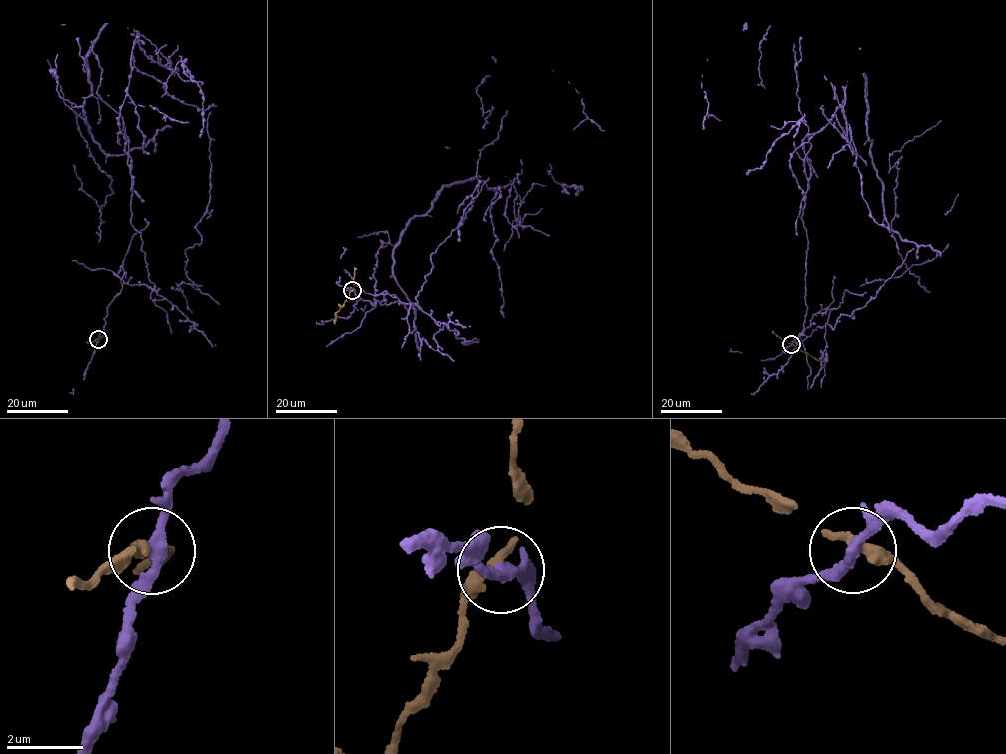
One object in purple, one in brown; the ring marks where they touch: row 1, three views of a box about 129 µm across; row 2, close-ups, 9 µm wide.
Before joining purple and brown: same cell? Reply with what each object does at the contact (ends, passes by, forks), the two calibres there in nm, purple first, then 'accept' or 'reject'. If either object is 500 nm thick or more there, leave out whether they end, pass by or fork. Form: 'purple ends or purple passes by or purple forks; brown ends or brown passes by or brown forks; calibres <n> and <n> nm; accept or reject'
purple passes by; brown ends; calibres 280 and 280 nm; reject

